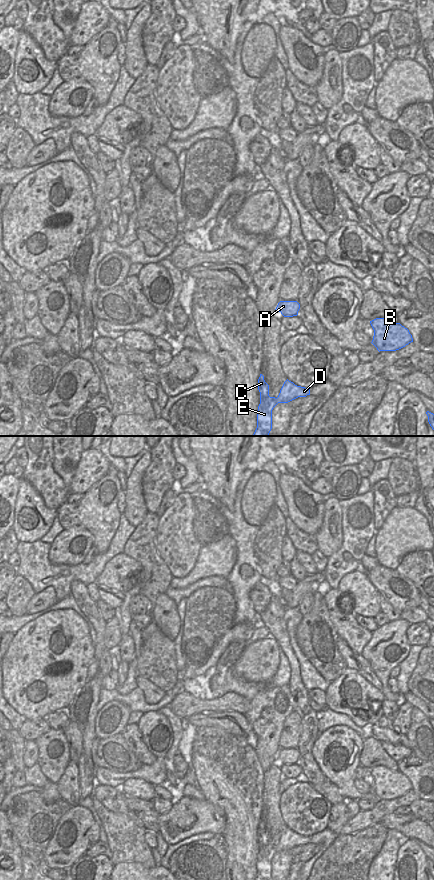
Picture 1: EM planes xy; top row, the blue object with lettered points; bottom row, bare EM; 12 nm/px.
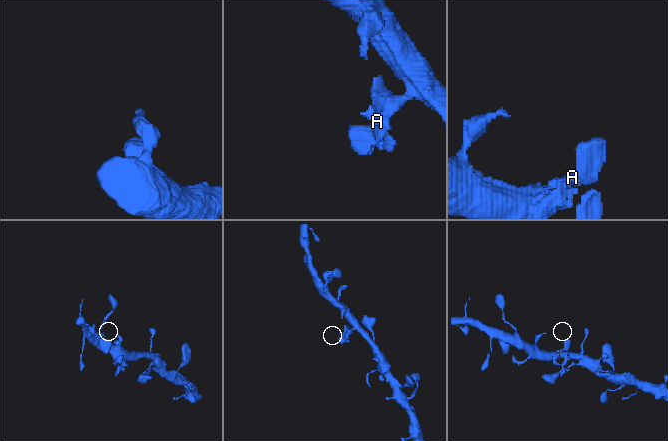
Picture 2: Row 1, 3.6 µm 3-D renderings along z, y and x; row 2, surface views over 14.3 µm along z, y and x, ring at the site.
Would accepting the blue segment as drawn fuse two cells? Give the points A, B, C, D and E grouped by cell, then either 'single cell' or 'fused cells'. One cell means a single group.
A B / C D E; fused cells

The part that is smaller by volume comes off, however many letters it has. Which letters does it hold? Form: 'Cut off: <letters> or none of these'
Cut off: C, D, E

